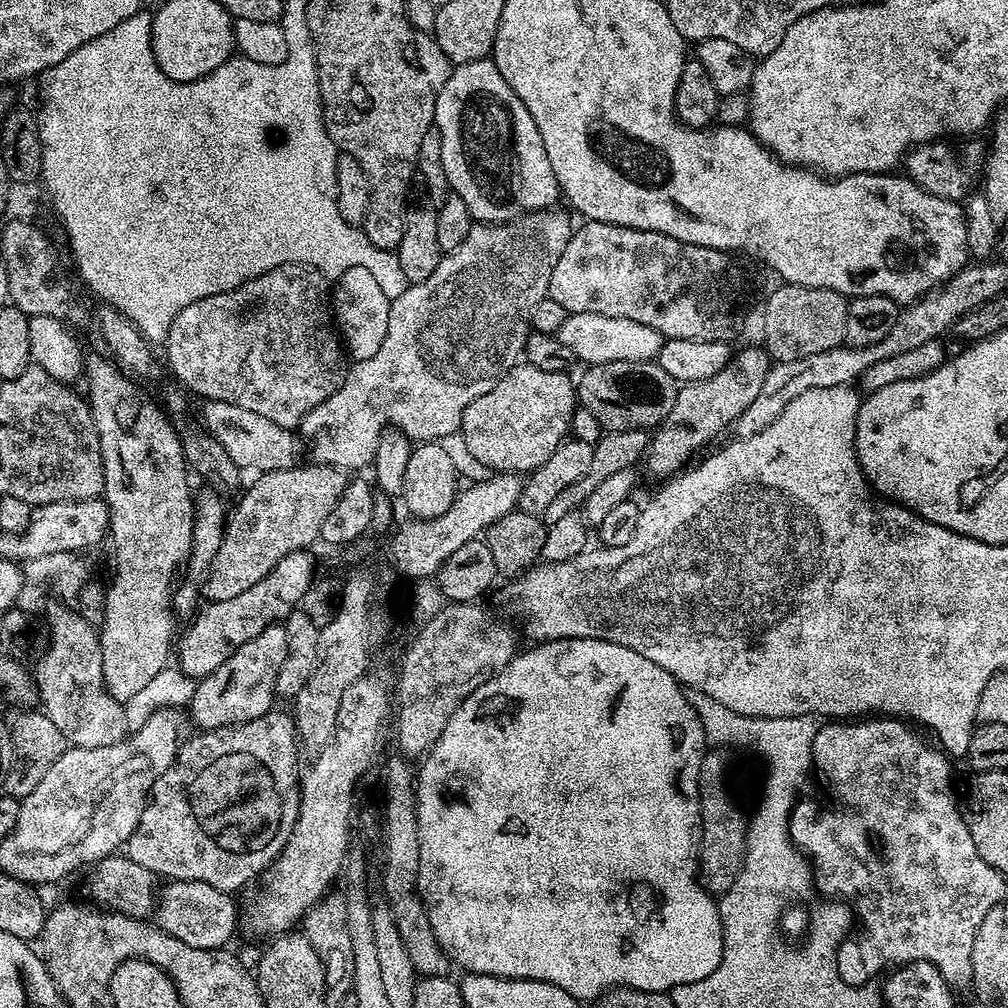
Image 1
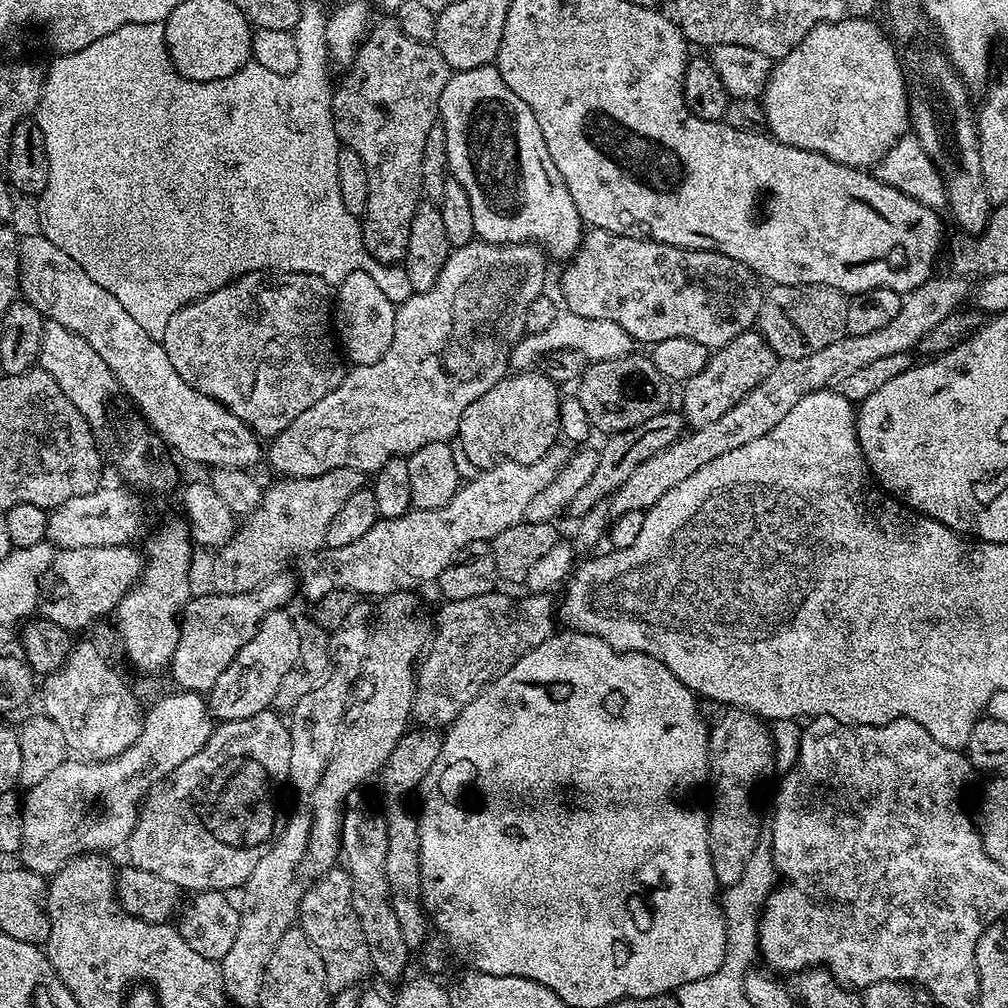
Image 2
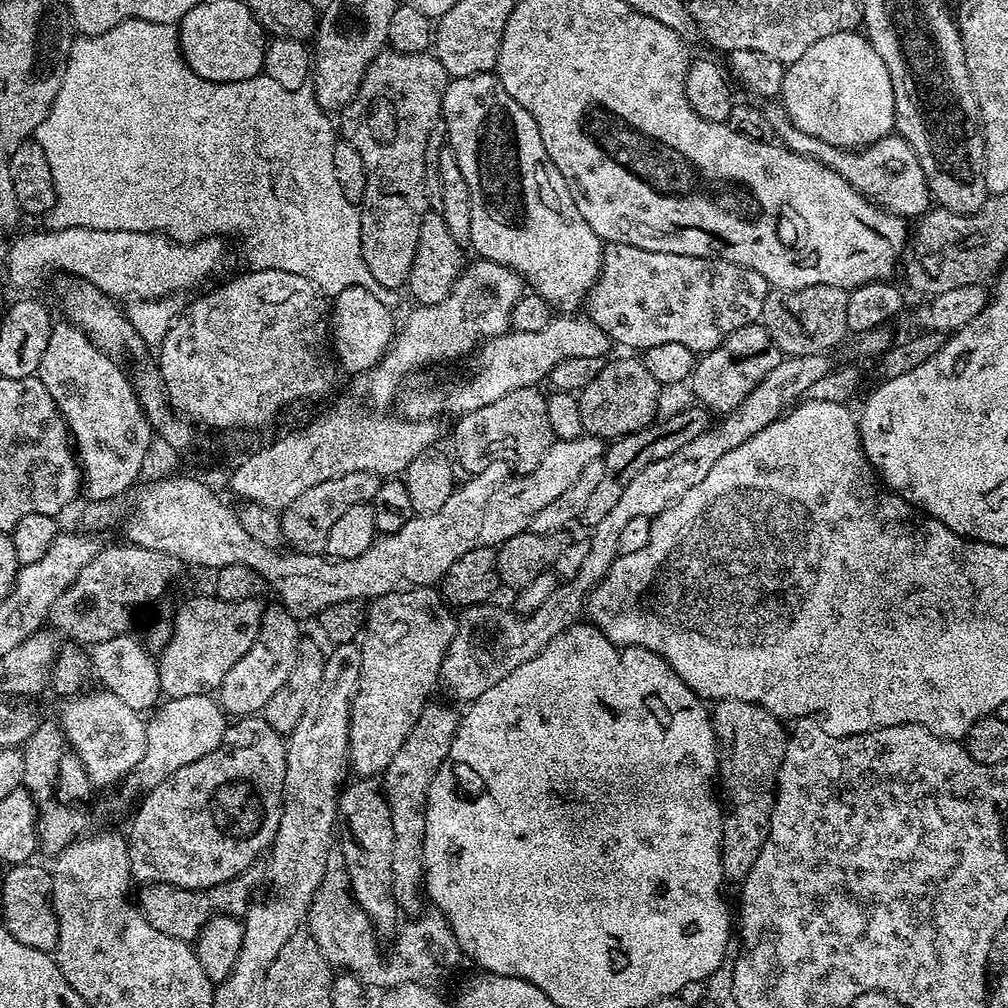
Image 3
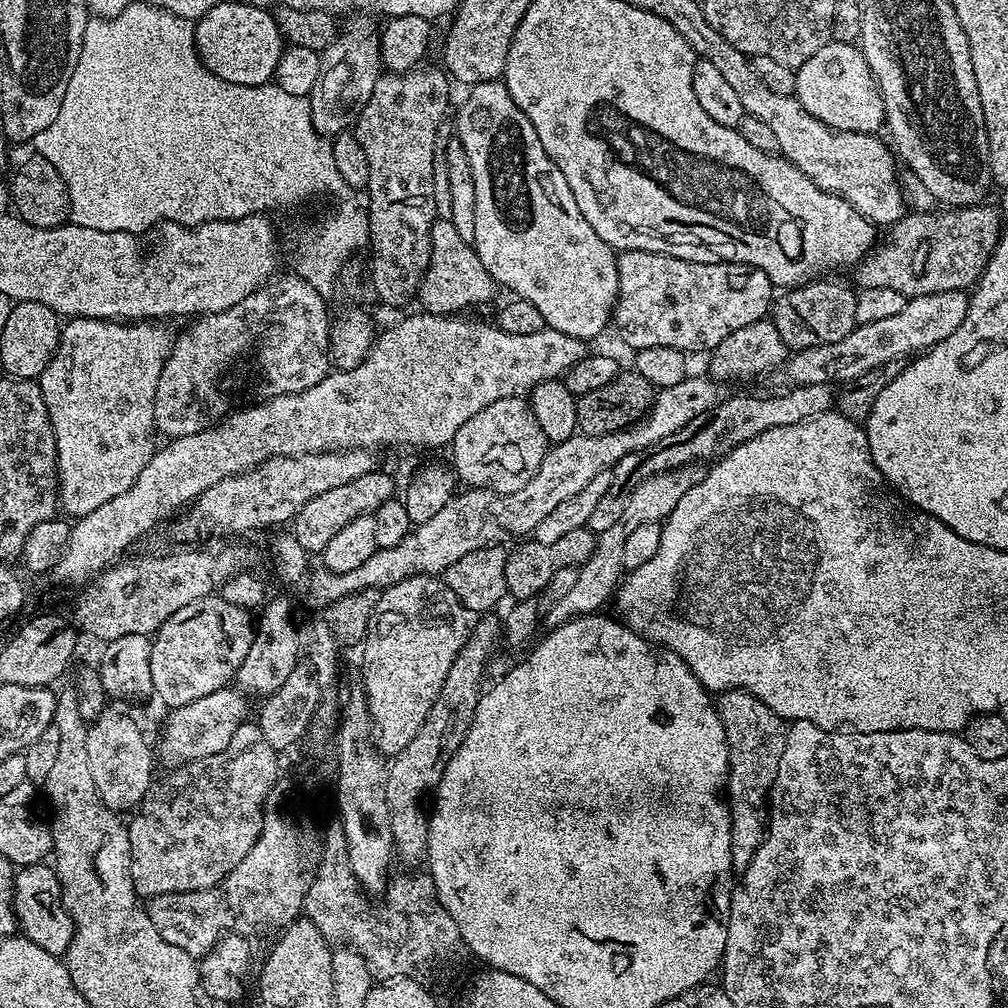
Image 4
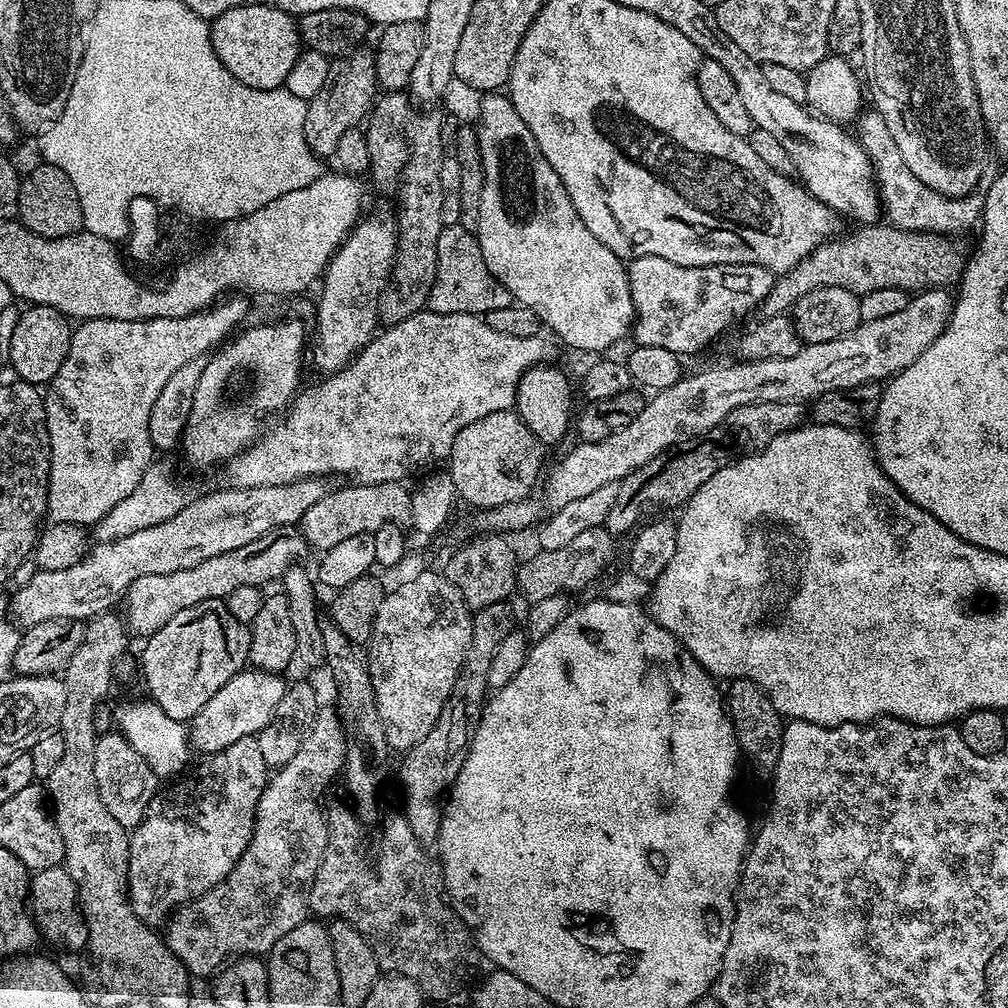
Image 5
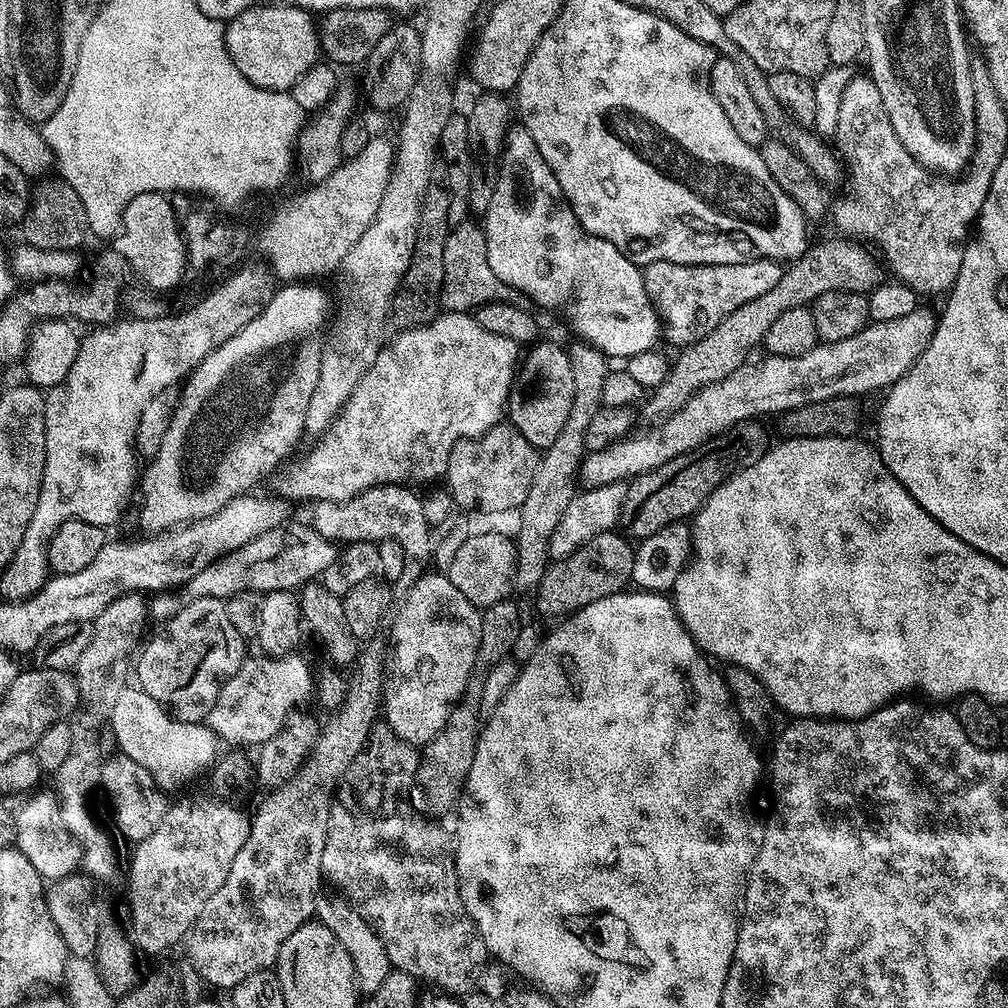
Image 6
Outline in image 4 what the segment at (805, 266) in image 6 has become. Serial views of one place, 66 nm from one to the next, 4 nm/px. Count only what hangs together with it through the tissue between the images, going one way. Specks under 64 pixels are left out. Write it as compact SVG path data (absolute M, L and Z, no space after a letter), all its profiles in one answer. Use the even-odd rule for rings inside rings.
M981 202L970 208L940 210L944 212L912 212L909 211L899 222L891 225L888 237L881 239L872 251L855 265L857 289L870 286L887 286L890 290L898 290L898 294L907 296L925 296L938 294L946 290L959 292L971 289L986 270L990 258L1000 241L1002 213L999 207Z

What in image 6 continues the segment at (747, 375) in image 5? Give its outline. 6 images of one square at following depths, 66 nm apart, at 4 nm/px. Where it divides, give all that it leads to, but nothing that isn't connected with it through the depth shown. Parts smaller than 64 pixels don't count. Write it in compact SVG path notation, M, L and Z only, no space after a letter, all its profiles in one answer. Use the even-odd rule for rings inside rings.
M918 306L911 314L906 314L902 318L893 318L890 322L870 322L862 330L858 330L858 334L850 334L850 338L842 338L838 342L829 344L817 343L816 347L801 356L768 354L763 357L765 360L753 359L738 370L734 370L734 374L713 384L702 386L677 412L672 412L659 422L653 423L656 424L653 428L648 428L645 432L633 431L602 450L588 452L580 463L579 483L585 489L590 489L613 484L619 480L631 481L641 476L644 468L650 468L661 460L666 460L668 456L684 451L684 448L690 448L709 433L719 432L720 428L730 423L737 424L744 420L765 418L764 416L774 415L775 417L777 414L806 406L810 402L822 402L826 398L835 396L860 398L863 397L863 392L876 392L879 388L887 390L894 382L898 382L898 378L902 378L902 374L906 374L906 370L910 370L910 366L914 366L914 362L918 362L918 358L934 338L937 323L937 313L932 313L924 306Z

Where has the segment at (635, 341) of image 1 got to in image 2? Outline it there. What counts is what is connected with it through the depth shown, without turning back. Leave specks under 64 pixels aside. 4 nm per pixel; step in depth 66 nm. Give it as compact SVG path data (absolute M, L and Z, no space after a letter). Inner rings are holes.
M567 310L561 311L554 318L554 322L547 330L533 332L525 335L514 346L510 357L510 364L516 370L528 370L532 364L541 358L550 355L552 352L577 352L581 358L588 362L598 360L613 360L623 356L631 356L634 352L634 341L622 326L616 322L606 322L602 318L582 318L578 314Z

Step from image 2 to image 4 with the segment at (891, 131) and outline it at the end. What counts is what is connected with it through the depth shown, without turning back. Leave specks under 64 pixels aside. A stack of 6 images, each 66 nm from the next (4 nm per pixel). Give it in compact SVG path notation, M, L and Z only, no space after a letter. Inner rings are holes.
M829 42L818 50L818 54L814 54L814 58L795 69L795 74L794 95L811 116L818 118L818 122L835 128L837 132L876 134L885 127L880 85L876 83L871 66L856 44Z

